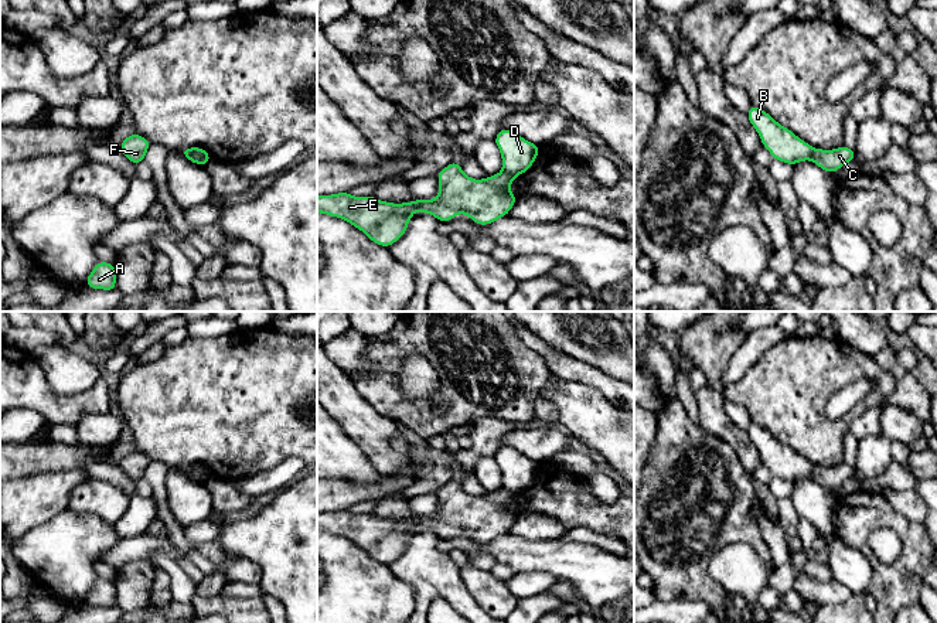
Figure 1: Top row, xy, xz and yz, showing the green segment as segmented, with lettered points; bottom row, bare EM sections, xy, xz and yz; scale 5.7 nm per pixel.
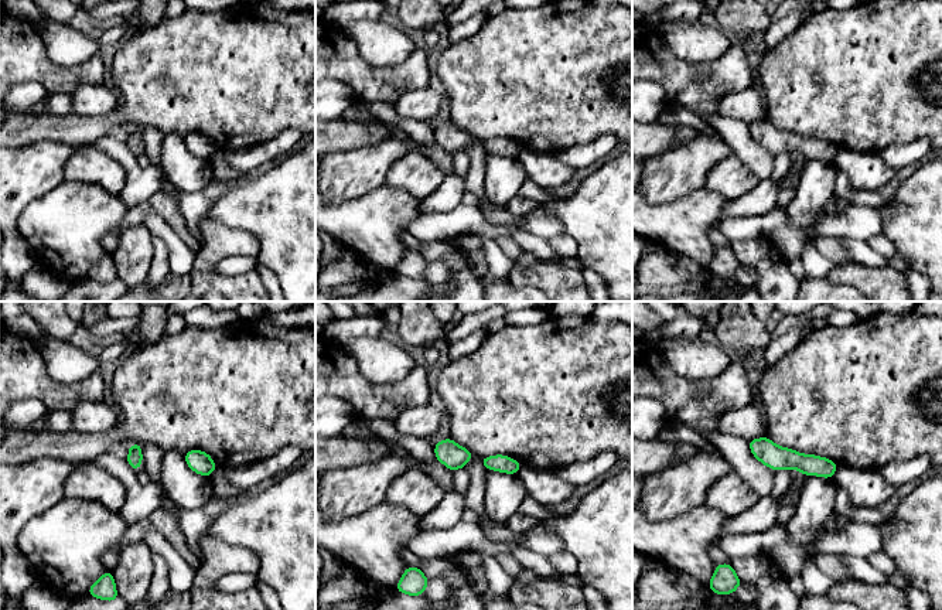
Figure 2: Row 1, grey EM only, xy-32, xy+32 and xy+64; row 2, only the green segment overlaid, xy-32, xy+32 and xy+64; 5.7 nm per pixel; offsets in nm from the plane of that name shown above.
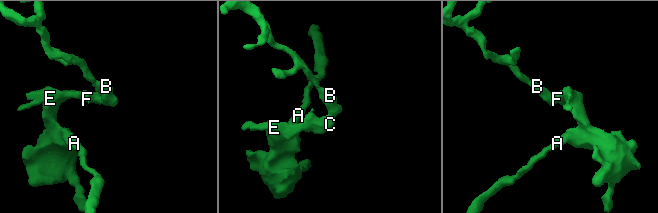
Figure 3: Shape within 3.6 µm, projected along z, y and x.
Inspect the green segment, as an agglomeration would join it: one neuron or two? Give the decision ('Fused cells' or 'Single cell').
Fused cells

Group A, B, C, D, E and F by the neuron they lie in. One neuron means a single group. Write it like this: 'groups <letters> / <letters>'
groups A C E F / B D

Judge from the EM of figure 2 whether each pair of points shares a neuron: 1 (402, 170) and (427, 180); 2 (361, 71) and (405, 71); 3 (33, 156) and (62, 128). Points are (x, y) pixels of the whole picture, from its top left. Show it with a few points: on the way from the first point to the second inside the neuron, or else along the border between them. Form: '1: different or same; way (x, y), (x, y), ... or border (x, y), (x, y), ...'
1: same; way (408, 173), (422, 177)
2: same; way (372, 75), (393, 75)
3: different; border (75, 146), (55, 142), (33, 142), (16, 147)

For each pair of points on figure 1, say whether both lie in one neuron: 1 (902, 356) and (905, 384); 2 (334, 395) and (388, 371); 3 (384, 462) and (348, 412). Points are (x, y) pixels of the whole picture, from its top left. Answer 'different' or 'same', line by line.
1: different
2: different
3: same

